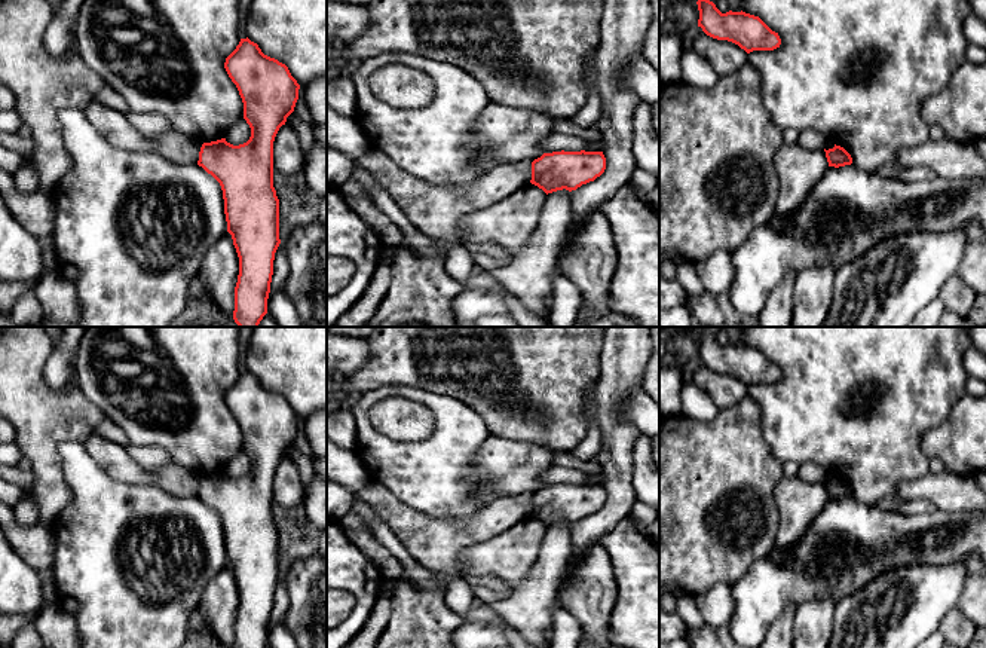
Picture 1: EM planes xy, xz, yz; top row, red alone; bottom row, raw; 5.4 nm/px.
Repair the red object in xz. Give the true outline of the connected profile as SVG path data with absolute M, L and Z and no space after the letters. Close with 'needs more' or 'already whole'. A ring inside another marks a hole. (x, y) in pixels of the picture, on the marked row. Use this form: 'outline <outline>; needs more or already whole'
outline M552 152L532 162L530 183L546 195L557 190L576 190L594 181L606 169L603 152Z; already whole

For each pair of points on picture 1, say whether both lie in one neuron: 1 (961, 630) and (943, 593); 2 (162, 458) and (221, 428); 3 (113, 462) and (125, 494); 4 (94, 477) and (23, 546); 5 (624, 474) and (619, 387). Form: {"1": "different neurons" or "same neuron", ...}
{"1": "different neurons", "2": "different neurons", "3": "different neurons", "4": "different neurons", "5": "same neuron"}

